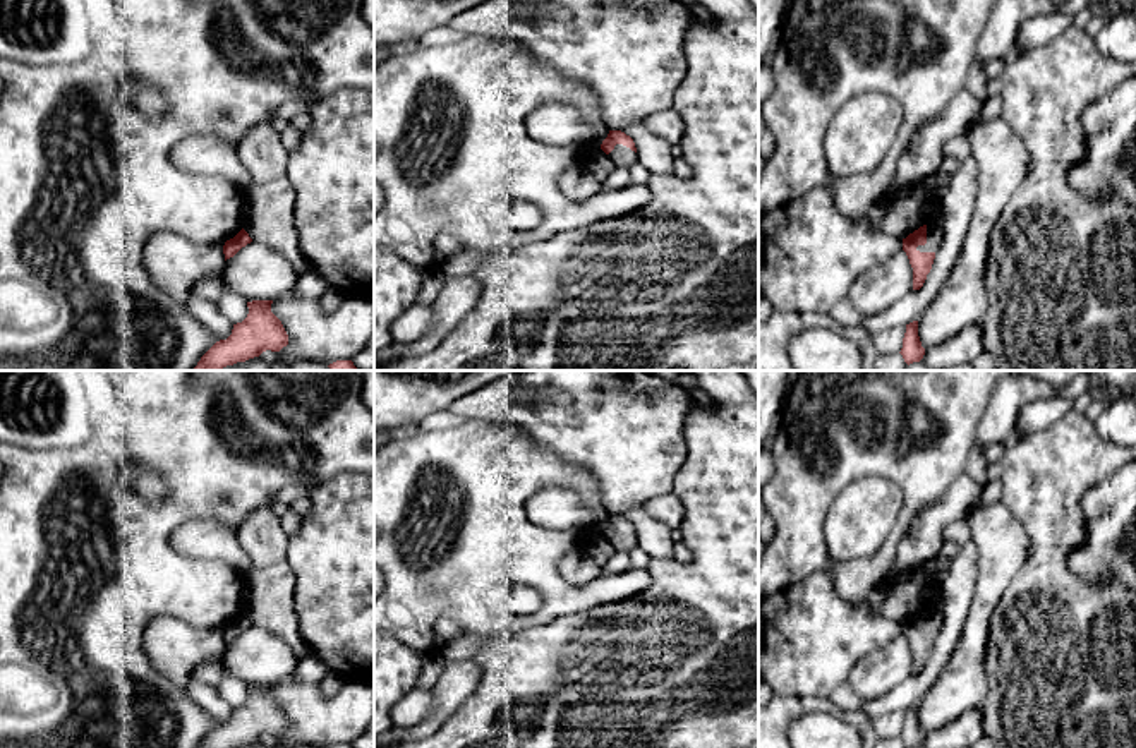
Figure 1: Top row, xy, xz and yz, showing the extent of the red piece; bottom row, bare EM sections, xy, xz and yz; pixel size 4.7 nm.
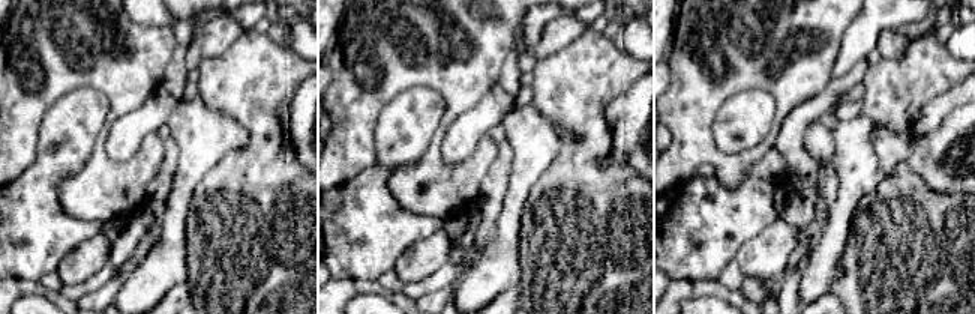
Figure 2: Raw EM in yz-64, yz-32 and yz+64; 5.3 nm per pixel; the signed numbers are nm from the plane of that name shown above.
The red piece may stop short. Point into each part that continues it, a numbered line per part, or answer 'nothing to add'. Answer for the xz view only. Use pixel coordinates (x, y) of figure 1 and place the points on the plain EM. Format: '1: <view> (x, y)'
1: xz (623, 541)

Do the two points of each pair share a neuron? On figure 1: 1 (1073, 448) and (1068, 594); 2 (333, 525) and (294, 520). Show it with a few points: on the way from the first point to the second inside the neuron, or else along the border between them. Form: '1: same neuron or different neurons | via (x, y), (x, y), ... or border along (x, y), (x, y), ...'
1: same neuron | via (1054, 484), (1054, 558)
2: different neurons | border along (302, 517), (301, 527), (290, 536)

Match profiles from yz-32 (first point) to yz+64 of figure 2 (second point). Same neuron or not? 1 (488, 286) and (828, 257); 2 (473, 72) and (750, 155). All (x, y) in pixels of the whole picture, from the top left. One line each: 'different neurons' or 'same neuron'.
1: same neuron
2: same neuron

